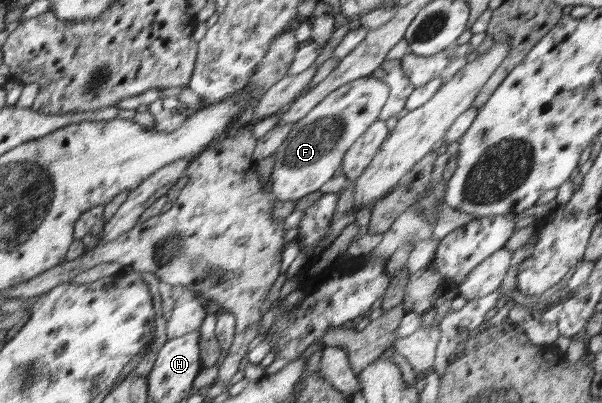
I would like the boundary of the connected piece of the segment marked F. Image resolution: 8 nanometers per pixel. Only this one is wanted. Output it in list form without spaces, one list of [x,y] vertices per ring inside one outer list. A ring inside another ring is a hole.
[[[375,75],[355,79],[345,85],[335,89],[324,97],[301,121],[295,123],[295,127],[289,131],[289,135],[283,139],[283,143],[279,145],[277,151],[273,153],[275,156],[275,166],[270,177],[273,180],[271,189],[277,195],[277,198],[283,203],[285,201],[298,201],[310,196],[313,193],[321,192],[325,189],[325,185],[329,185],[329,181],[336,178],[335,173],[341,173],[343,170],[343,159],[347,149],[375,123],[380,119],[380,113],[384,112],[385,104],[388,96],[391,95],[391,87]]]

